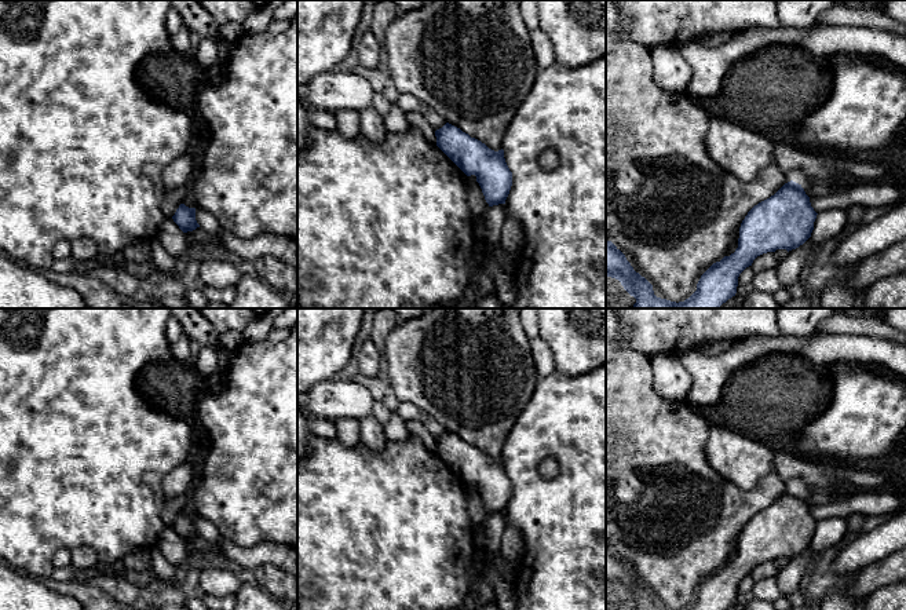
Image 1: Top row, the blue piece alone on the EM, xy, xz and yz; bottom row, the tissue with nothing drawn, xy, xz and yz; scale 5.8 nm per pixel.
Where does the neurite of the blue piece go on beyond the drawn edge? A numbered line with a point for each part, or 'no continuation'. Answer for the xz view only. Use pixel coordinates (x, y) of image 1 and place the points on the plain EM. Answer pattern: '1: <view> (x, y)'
no continuation

